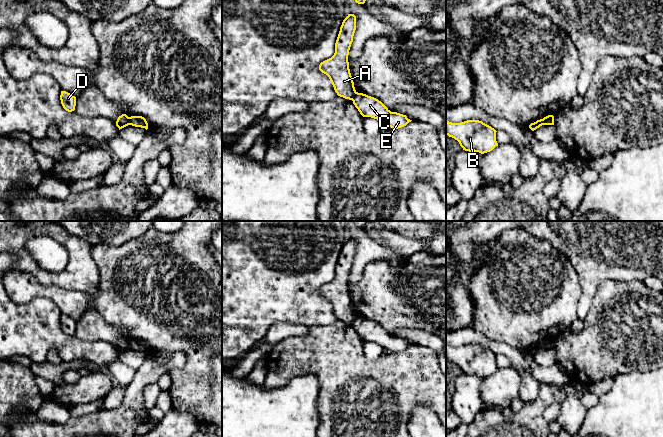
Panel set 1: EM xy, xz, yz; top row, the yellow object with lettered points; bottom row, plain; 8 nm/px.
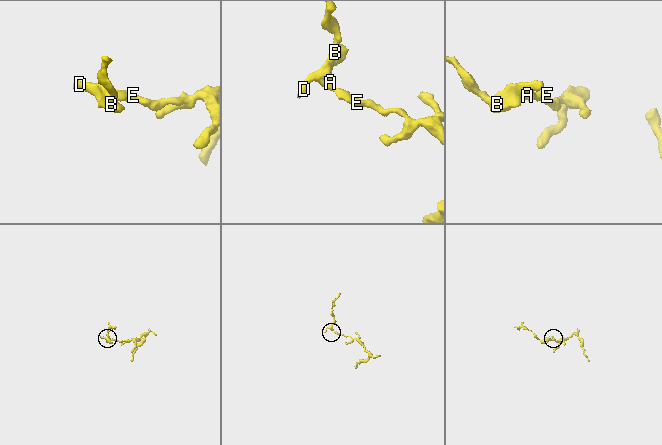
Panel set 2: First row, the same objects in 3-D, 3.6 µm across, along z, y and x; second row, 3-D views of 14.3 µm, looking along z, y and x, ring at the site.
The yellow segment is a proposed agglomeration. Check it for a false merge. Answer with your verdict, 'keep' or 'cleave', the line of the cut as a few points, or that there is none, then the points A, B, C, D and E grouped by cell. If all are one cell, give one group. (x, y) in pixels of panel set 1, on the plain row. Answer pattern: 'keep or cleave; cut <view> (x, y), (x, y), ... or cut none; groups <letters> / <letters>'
cleave; cut xy (128, 341), (130, 348); groups A B D / C E

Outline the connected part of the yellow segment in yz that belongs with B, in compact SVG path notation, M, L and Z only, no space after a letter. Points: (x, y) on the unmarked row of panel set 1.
M446 344L446 359L454 362L465 375L481 378L492 375L498 367L496 354L479 344L452 347Z

